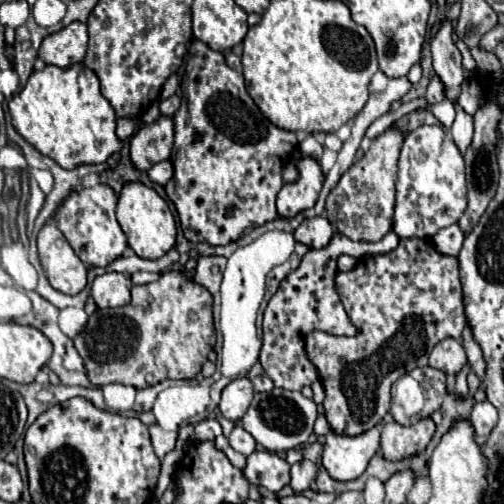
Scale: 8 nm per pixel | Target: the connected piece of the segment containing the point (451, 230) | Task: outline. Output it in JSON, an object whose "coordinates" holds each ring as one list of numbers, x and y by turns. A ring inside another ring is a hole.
{"coordinates":[[453,224,453,226,447,226,447,228,439,230,431,238,431,242,435,244,437,252,441,252,445,256,457,256,459,250,461,250,461,246,463,246,463,238,465,238,465,234,459,232,457,224]]}

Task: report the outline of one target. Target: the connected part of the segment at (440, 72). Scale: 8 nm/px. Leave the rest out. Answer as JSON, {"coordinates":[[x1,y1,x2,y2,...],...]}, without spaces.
{"coordinates":[[445,22,437,32,437,36,431,40,431,56,433,56,433,70,443,84,445,98,457,106,465,72,461,66,461,52,455,48,451,32,453,32,451,24]]}

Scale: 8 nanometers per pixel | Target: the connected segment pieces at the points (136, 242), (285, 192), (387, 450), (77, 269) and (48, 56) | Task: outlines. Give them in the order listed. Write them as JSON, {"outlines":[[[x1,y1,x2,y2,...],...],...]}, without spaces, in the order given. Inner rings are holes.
{"outlines":[[[127,182,123,186,123,190,119,194,119,202,117,202,117,222,121,224,121,228,129,240,129,246,141,258,149,258,149,260,161,258,175,246,177,226,175,226,175,218,169,210,169,204,153,188,141,184,141,182]],[[303,156,297,162,297,172,297,180,283,184,277,196,277,210,281,218,291,218,305,208,313,208,323,188,325,174,319,160,315,160,313,156]],[[421,418,409,426,389,422,381,430,381,452,387,460,401,460,419,454,429,444,433,432,435,424,431,418]],[[51,216,37,234,39,260,49,284,63,294,79,294,87,284,87,268,73,252]],[[71,22,59,32,43,38,39,46,39,58,45,64,67,68,85,58,87,40,87,26,83,22]]]}

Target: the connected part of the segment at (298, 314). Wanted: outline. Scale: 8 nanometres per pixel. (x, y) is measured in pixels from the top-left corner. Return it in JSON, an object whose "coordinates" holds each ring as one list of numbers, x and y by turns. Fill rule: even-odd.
{"coordinates":[[391,230,379,242,353,242,347,236,335,232,331,242,321,250,309,250,299,268,293,270,281,284,279,290,269,300,263,312,263,348,259,362,265,374,273,380,275,388,285,390,301,390,303,386,311,386,319,376,315,366,307,360,303,352,303,340,311,330,325,330,331,334,347,334,355,336,357,328,343,310,343,304,335,292,335,272,337,272,337,258,341,254,359,258,371,254,385,254,391,252,399,244,399,236]]}

